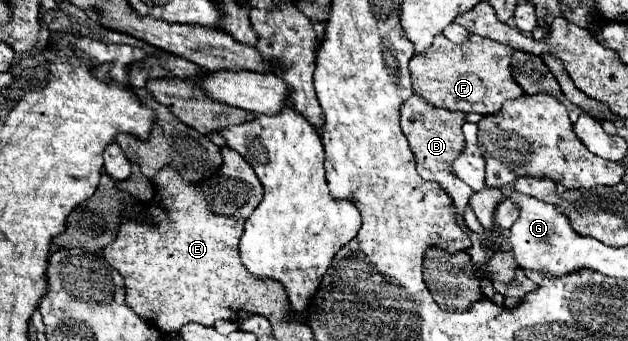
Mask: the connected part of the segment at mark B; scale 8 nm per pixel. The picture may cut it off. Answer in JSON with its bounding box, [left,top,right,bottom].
[401,94,473,224]

